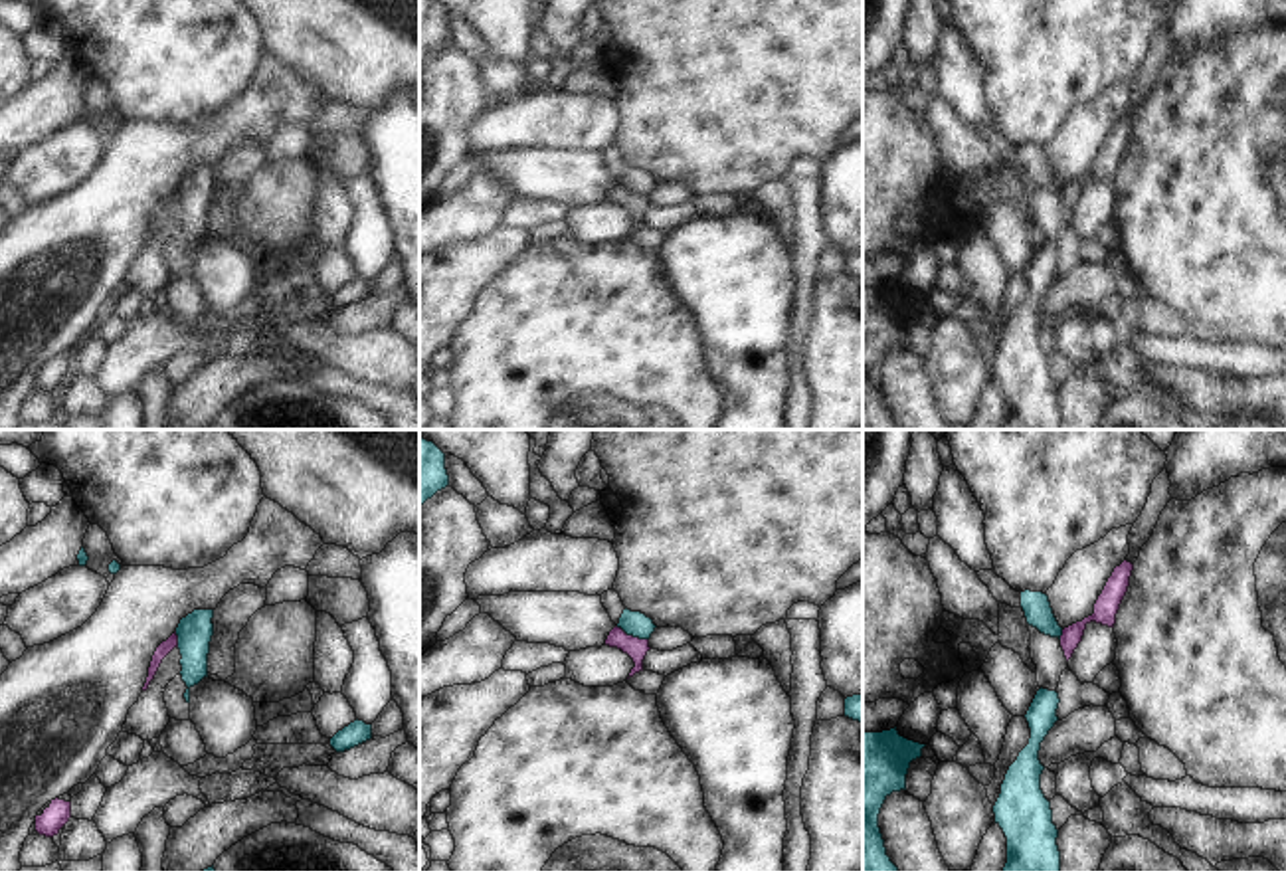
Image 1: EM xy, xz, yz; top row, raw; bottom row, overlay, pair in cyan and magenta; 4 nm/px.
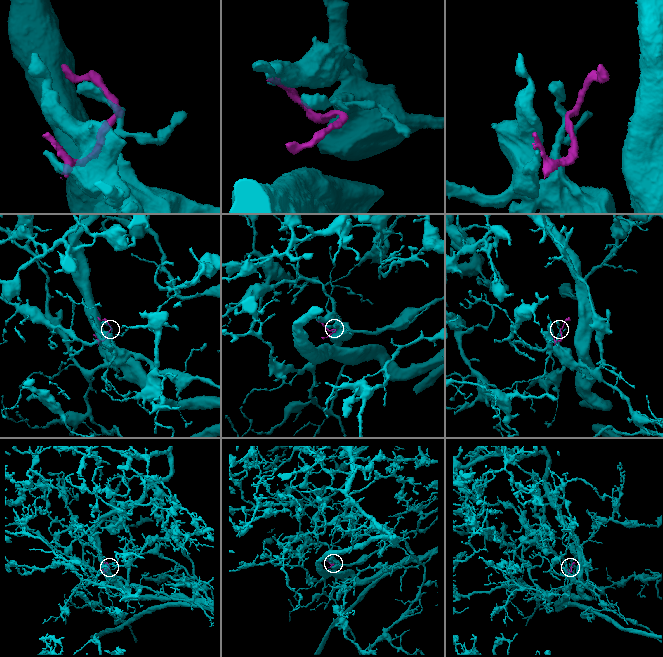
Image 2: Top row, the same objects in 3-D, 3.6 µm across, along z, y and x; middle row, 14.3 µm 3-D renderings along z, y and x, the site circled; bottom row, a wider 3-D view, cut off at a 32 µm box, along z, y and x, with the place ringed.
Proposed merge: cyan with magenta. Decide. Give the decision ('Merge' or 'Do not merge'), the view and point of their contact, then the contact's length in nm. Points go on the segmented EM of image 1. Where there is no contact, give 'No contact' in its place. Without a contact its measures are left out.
Do not merge. Touches cyan at xz (632, 634). Shared border 150 nm

